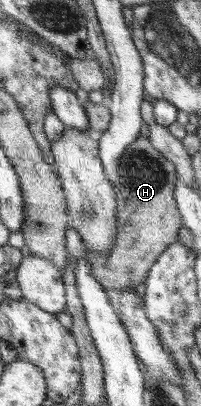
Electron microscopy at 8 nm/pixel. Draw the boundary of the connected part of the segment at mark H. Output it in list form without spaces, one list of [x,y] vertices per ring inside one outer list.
[[[142,135],[128,148],[122,160],[120,172],[123,187],[117,191],[119,234],[116,246],[107,257],[87,253],[93,276],[104,286],[105,292],[115,288],[120,290],[119,294],[129,285],[136,288],[148,278],[156,260],[170,245],[178,242],[177,234],[184,223],[175,199],[178,176],[176,166]]]

